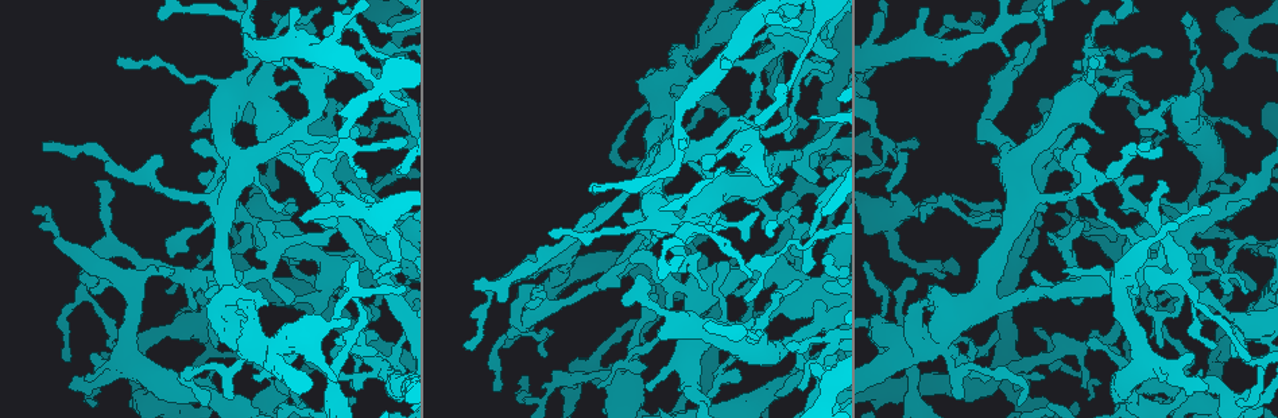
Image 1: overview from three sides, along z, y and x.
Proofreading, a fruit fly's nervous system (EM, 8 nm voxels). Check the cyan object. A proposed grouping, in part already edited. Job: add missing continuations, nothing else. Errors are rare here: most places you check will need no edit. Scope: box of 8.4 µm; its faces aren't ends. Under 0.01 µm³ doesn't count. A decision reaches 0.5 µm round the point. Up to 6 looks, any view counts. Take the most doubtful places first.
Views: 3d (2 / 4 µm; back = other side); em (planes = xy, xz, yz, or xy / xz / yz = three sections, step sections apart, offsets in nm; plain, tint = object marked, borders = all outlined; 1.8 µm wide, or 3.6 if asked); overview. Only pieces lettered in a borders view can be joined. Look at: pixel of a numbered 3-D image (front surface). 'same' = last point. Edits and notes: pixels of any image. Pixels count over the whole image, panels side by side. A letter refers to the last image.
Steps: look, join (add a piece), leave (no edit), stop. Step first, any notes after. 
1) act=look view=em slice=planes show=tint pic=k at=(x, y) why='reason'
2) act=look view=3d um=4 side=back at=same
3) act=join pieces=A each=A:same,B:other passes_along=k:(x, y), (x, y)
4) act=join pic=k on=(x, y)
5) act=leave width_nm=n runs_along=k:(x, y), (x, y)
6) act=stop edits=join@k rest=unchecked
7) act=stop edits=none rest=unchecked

act=look view=em slice=planes show=borders pic=1 at=(814, 182) why='tapers out'

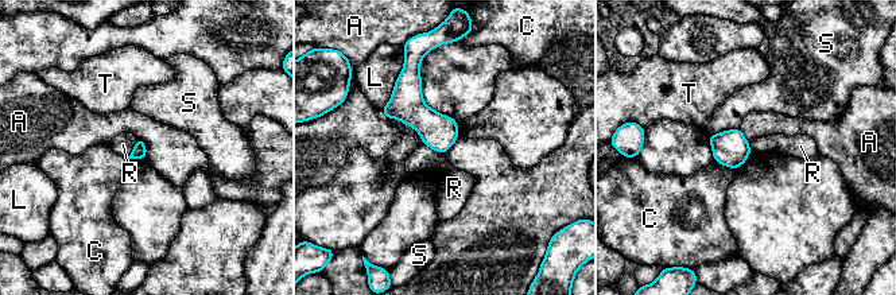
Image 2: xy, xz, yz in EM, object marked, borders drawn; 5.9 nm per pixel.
act=leave each=A:other,C:other,L:other,R:other,S:other,T:other border=2:(138, 136), (144, 143), (147, 158) found='none of them fits'

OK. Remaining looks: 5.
act=look view=em slice=planes show=tint pic=1 at=(392, 275) why='an open end'

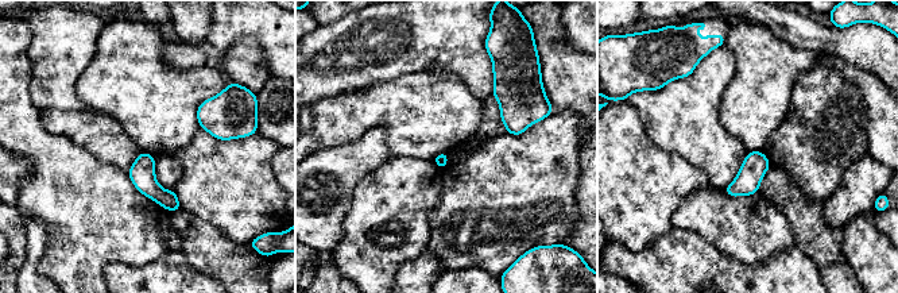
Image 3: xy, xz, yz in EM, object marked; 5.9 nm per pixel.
act=look view=em slice=planes show=borders at=same why='see the neighbours'

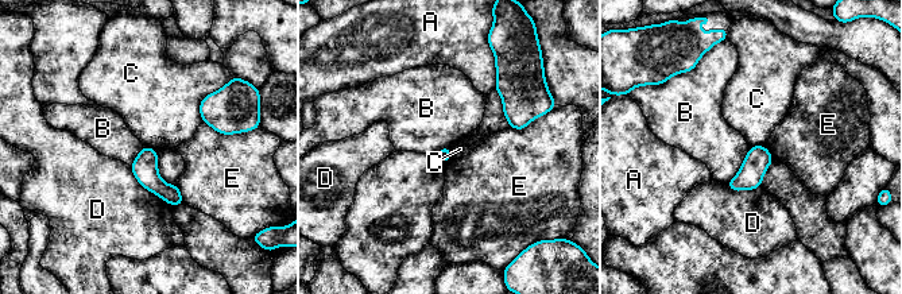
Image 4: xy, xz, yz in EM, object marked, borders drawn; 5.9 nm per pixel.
act=leave each=A:other,B:other,C:other,D:other,E:other border=4:(221, 88), (201, 100), (201, 120) found='none of them fits'

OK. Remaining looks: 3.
act=look view=em um=3.6 slice=planes show=borders pic=1 at=(758, 125) why='tapers out'

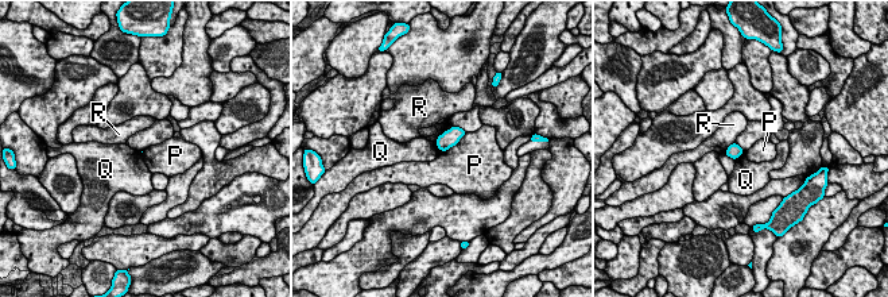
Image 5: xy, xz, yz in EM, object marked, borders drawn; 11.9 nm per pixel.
act=leave longest_contact=P:380nm each=P:other,Q:other,R:other border=5:(434, 142), (444, 151) found='none of them fits'

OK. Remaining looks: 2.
act=stop edits=none rest=unchecked

